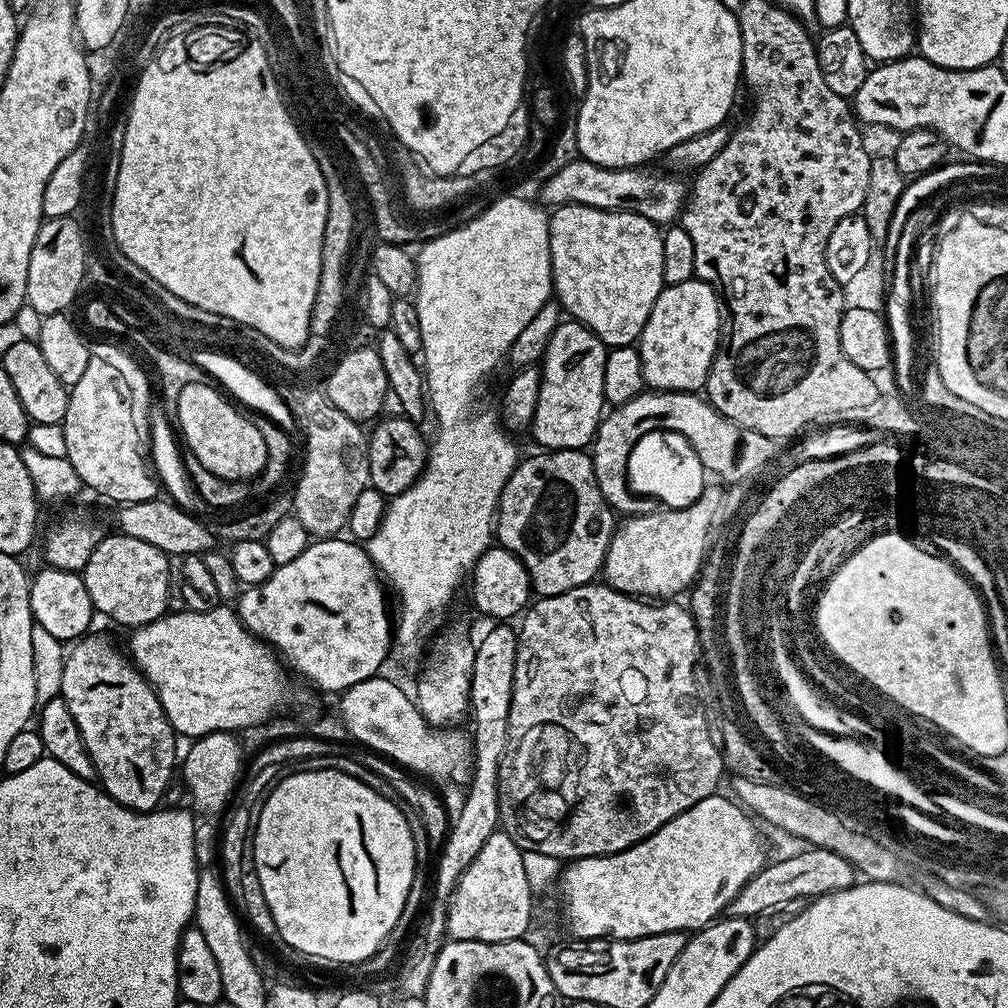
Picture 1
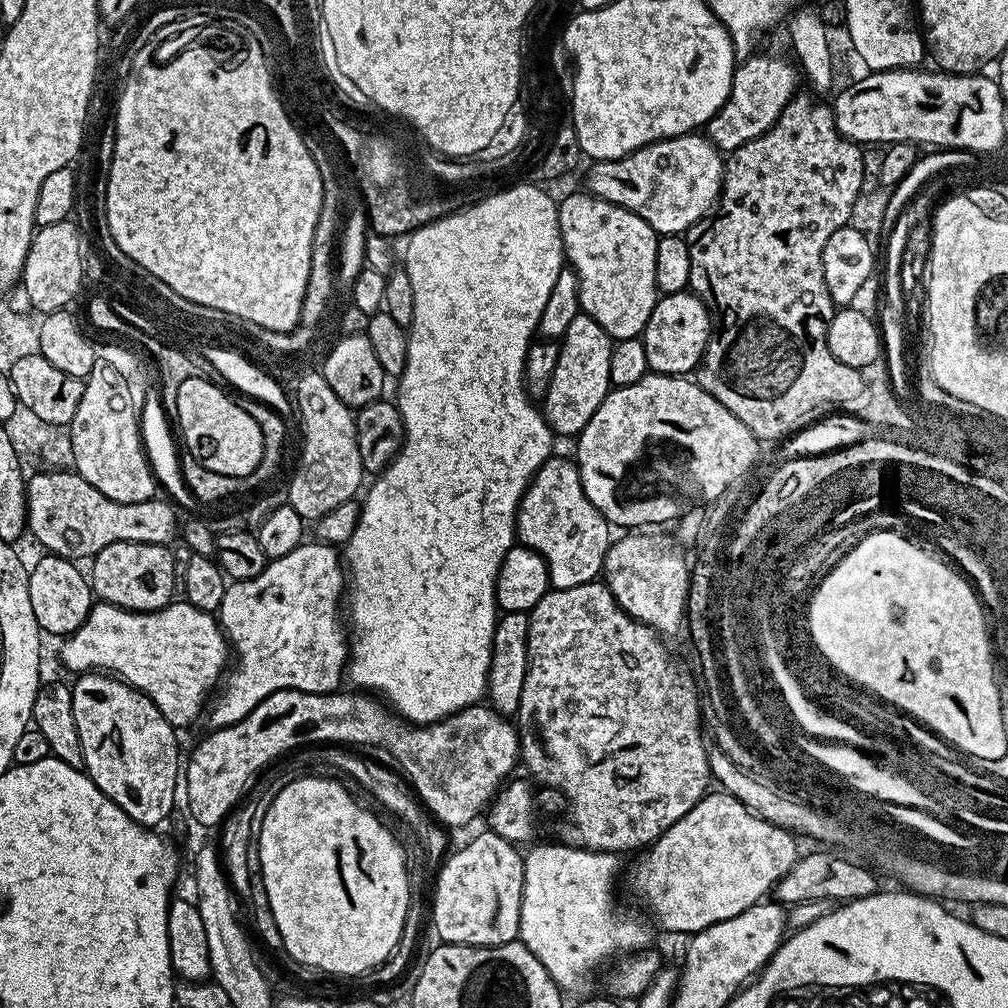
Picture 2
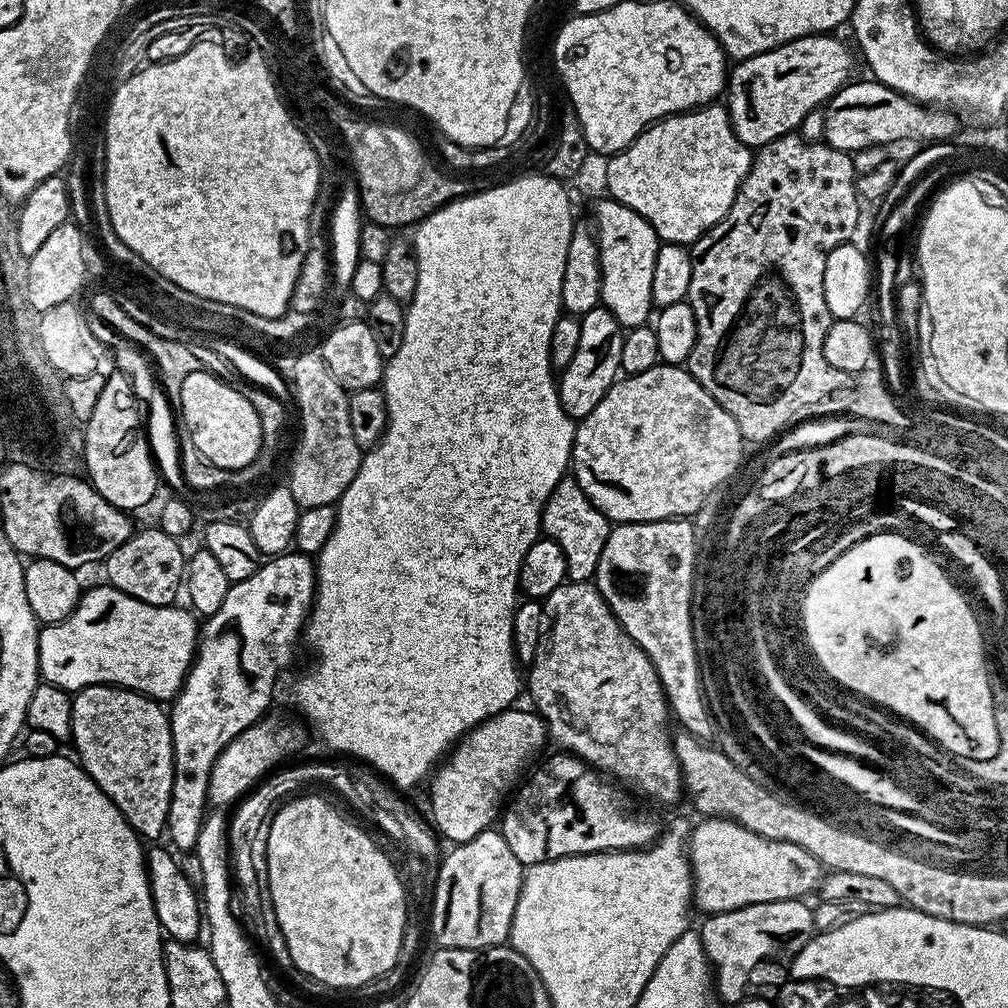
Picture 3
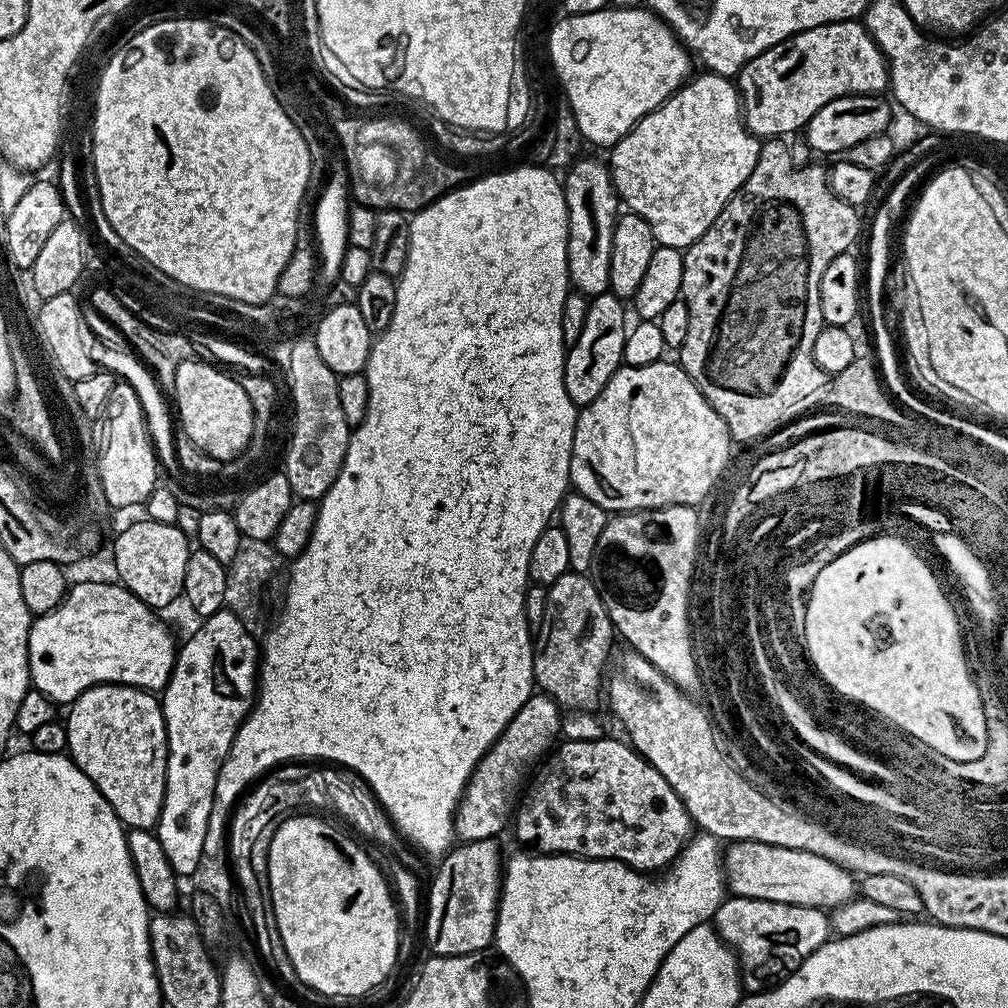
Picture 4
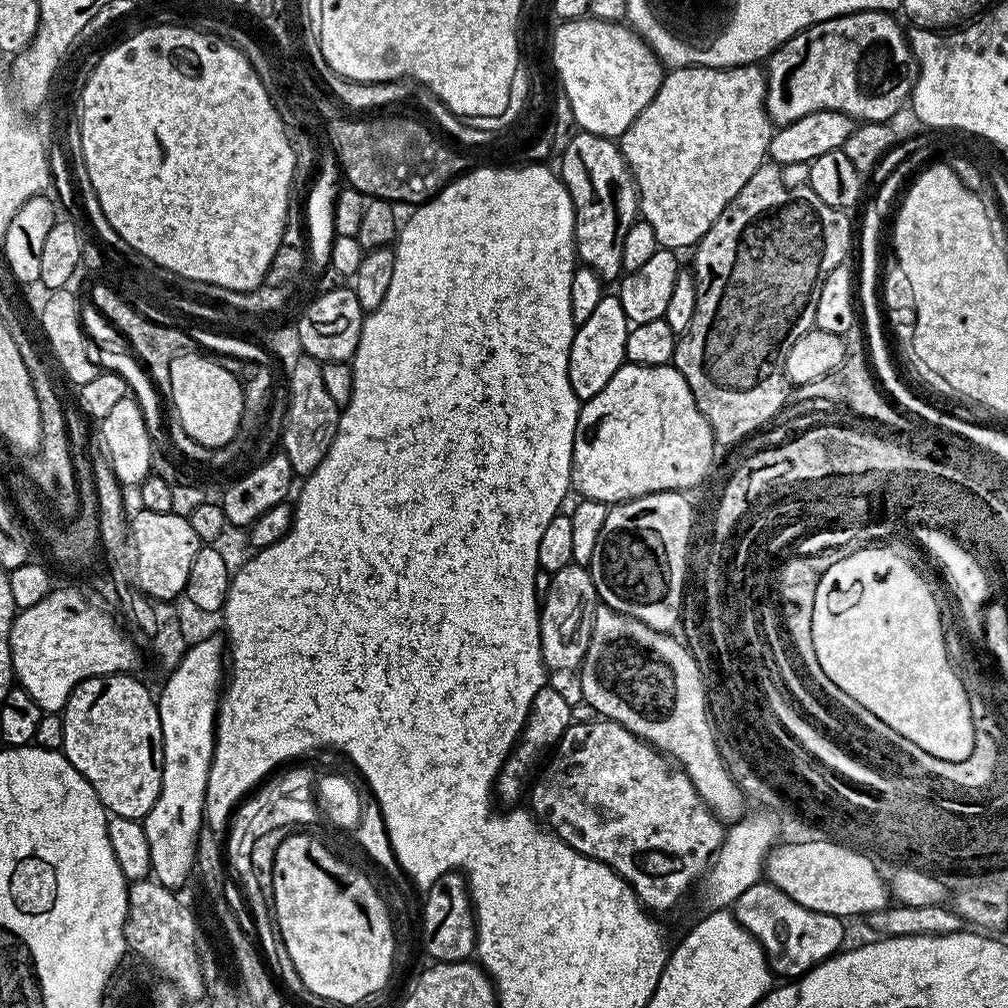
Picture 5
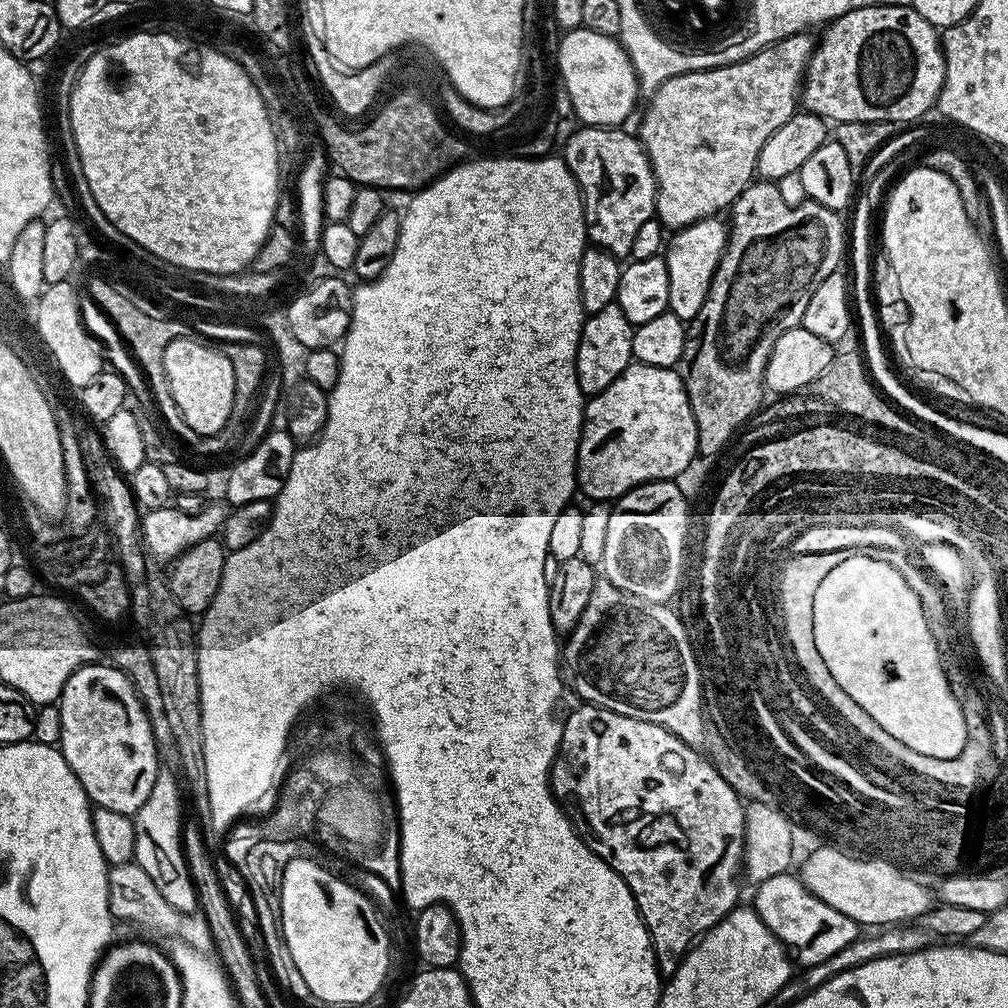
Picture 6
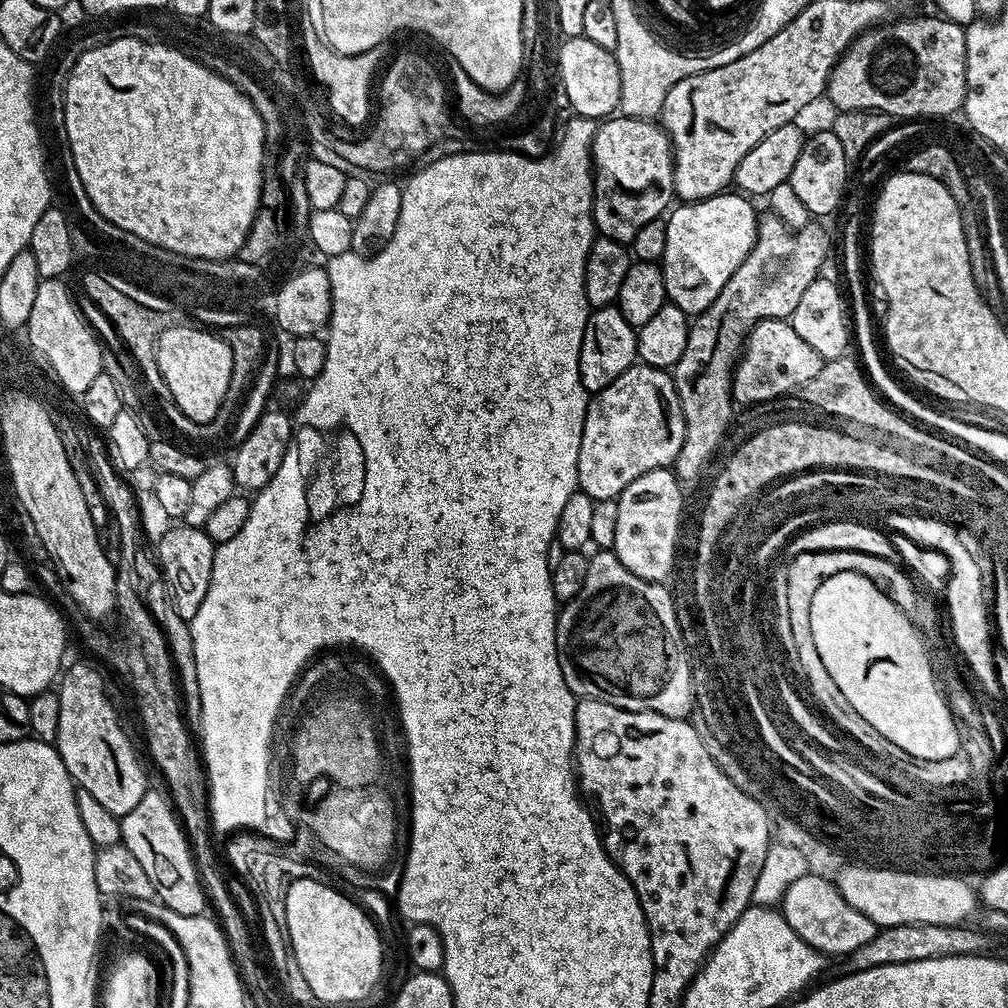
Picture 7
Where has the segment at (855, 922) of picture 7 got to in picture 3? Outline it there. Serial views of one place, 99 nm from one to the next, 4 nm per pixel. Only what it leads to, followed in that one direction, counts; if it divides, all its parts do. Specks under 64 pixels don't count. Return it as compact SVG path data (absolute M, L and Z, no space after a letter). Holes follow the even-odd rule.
M799 899L751 904L750 906L742 906L738 910L711 913L705 919L708 921L702 926L699 925L700 941L704 947L704 952L708 955L708 962L714 973L714 992L725 1005L736 1006L745 999L747 992L744 991L748 988L748 979L751 978L752 971L763 960L772 960L775 956L782 955L783 952L788 958L797 956L802 950L802 946L806 946L806 942L812 939L814 935L812 908L809 905L804 905L804 903L803 899Z

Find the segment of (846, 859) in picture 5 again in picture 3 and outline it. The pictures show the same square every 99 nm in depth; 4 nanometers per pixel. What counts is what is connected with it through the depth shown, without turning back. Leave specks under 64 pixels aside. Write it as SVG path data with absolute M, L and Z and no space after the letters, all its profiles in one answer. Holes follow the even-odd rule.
M704 818L701 824L691 829L688 838L688 862L692 866L692 891L694 904L704 914L729 912L751 904L765 904L779 900L799 900L807 897L807 892L815 893L822 879L822 865L802 846L790 842L767 840L754 830L746 830L733 820L723 818Z

